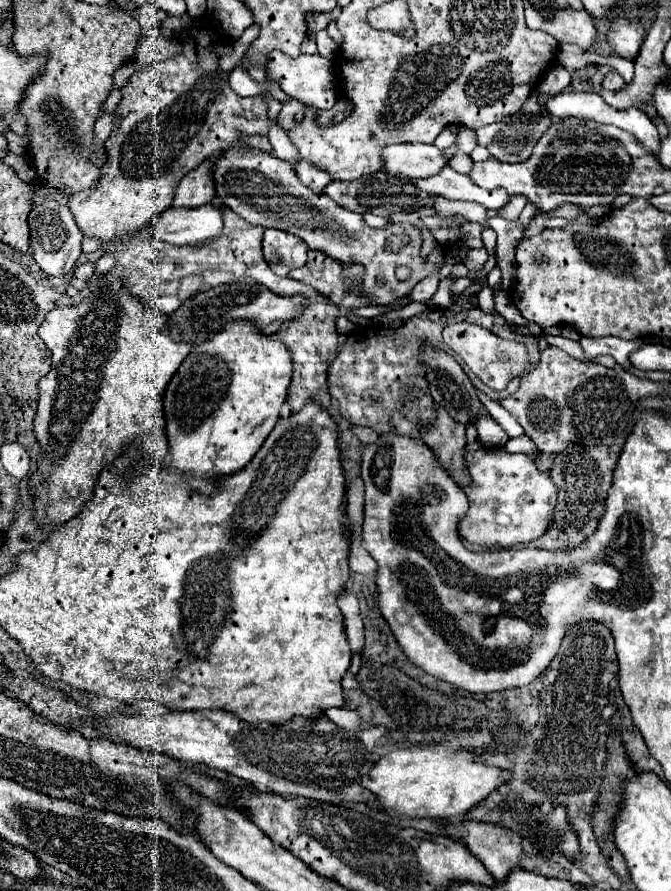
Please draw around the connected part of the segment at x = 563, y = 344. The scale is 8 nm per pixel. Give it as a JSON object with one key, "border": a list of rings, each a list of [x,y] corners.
{"border":[[[543,332],[539,336],[544,337],[549,345],[556,346],[570,356],[573,356],[574,358],[577,358],[583,362],[587,362],[587,359],[583,354],[583,350],[578,342],[562,336],[546,335]]]}

